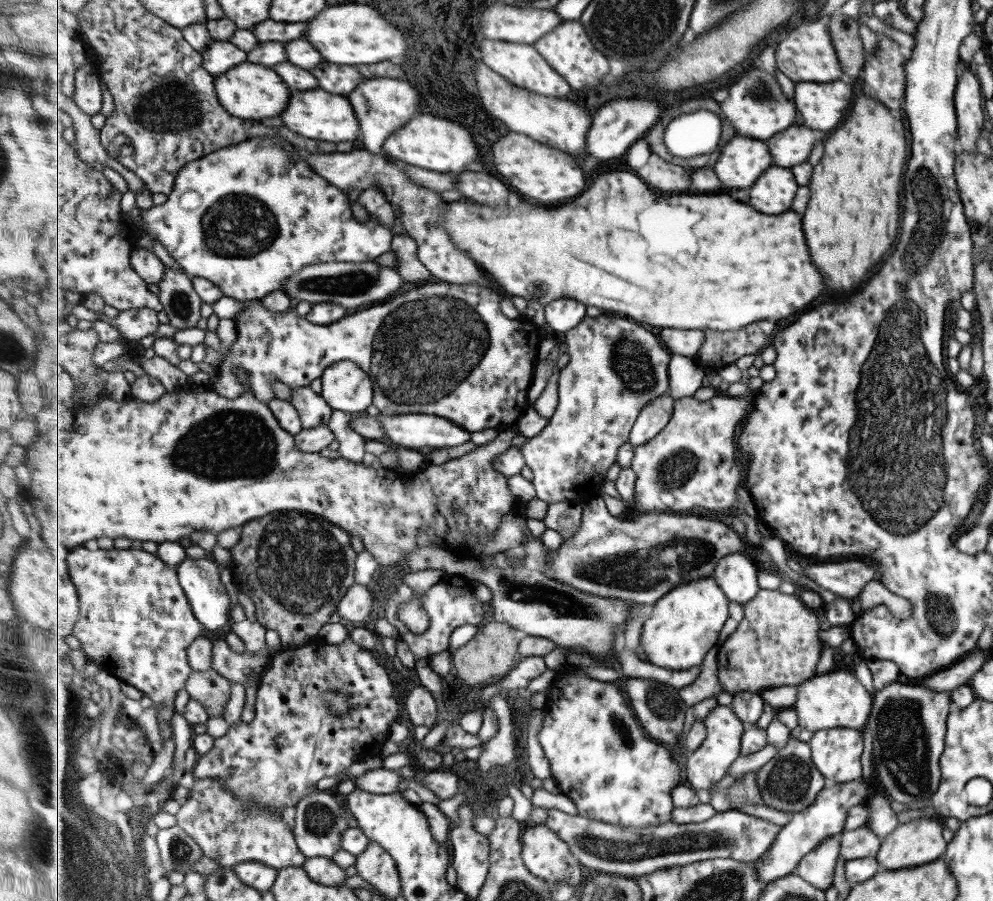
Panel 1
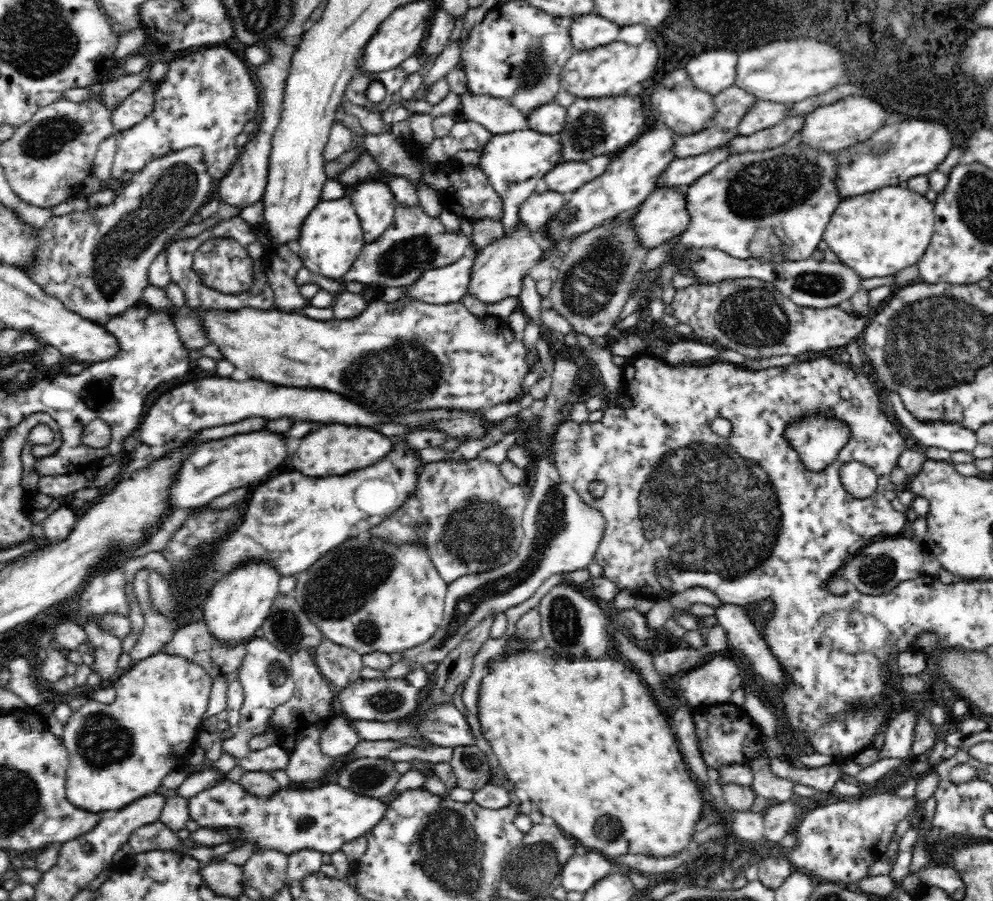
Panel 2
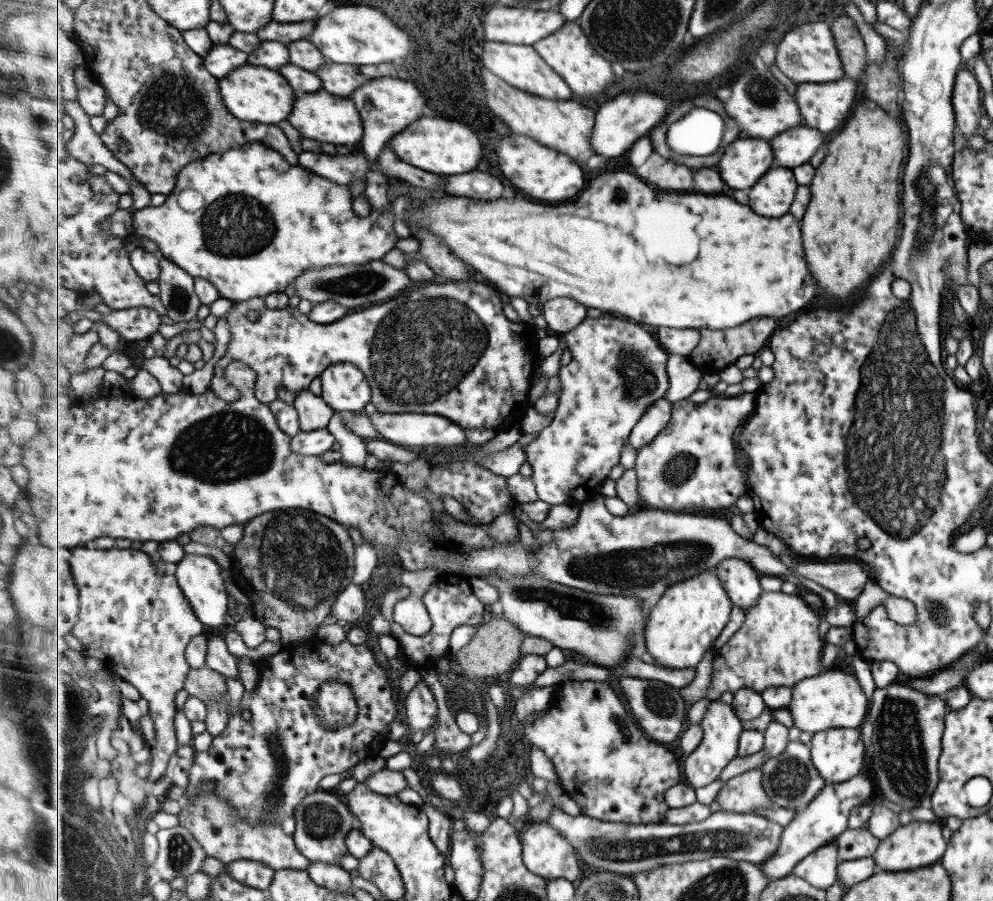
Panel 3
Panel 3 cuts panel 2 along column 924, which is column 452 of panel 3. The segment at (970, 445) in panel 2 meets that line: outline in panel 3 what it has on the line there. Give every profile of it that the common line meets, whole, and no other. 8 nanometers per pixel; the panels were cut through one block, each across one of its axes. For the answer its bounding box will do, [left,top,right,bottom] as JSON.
[372,413,467,446]

